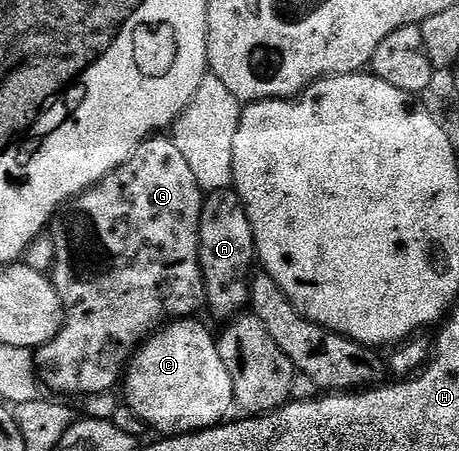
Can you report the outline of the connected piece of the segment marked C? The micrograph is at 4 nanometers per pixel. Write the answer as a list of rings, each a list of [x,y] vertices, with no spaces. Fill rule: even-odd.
[[[179,319],[171,321],[165,327],[159,329],[157,333],[147,337],[138,352],[130,358],[130,364],[124,374],[124,386],[125,385],[125,404],[130,405],[132,411],[136,411],[136,415],[140,415],[140,419],[144,419],[147,426],[149,426],[153,432],[155,429],[158,435],[181,435],[183,433],[199,433],[202,429],[212,429],[216,425],[223,424],[223,422],[231,416],[231,414],[229,415],[230,408],[233,410],[236,405],[232,378],[228,375],[228,367],[224,367],[224,359],[220,359],[220,351],[218,350],[215,334],[213,332],[210,334],[209,331],[198,322],[198,319]]]

